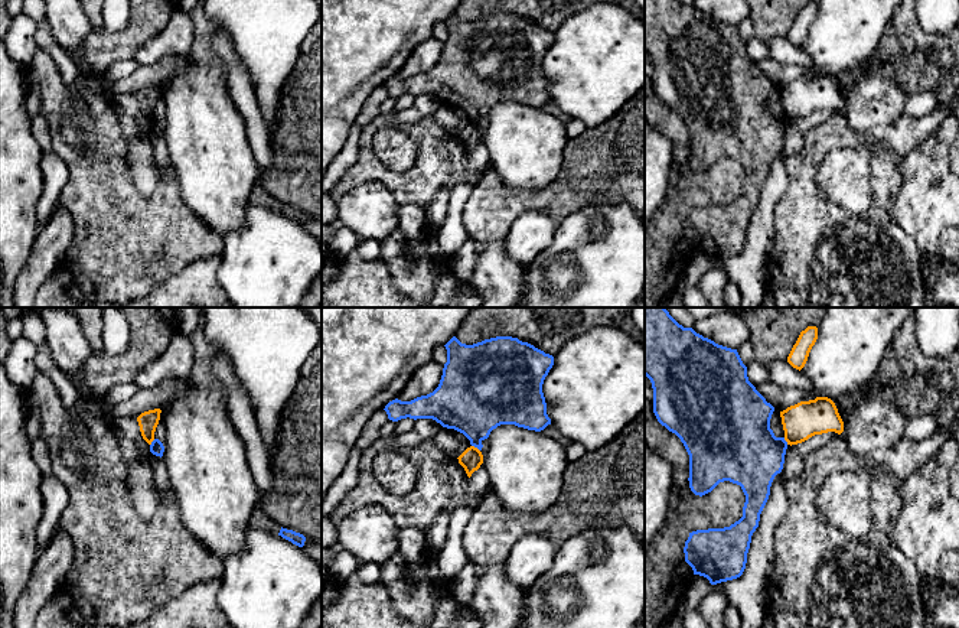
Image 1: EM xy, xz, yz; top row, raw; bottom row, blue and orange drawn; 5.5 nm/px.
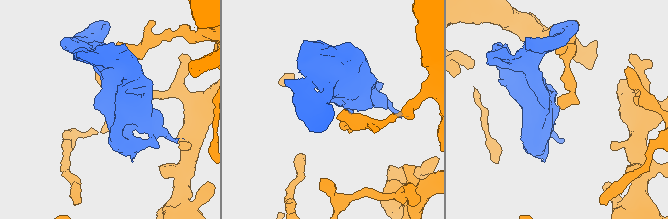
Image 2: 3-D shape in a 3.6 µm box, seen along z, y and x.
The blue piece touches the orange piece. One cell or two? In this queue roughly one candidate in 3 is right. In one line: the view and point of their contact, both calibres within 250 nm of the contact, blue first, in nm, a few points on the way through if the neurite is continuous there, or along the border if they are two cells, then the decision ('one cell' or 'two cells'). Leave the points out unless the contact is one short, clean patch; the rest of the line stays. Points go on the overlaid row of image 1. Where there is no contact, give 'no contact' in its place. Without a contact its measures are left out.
contact xz (476, 446); calibres 380 and 120 nm; border xz (472, 445), (479, 451); two cells

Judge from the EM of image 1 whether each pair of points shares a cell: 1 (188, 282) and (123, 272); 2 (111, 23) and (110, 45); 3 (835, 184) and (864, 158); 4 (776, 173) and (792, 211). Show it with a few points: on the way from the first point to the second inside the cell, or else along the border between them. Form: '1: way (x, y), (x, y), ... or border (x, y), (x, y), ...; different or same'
1: border (195, 260), (191, 260), (147, 292); different
2: border (130, 15), (130, 20), (124, 28), (104, 31); different
3: way (840, 176), (857, 159); same
4: border (786, 159), (788, 188), (775, 207), (773, 224); different

